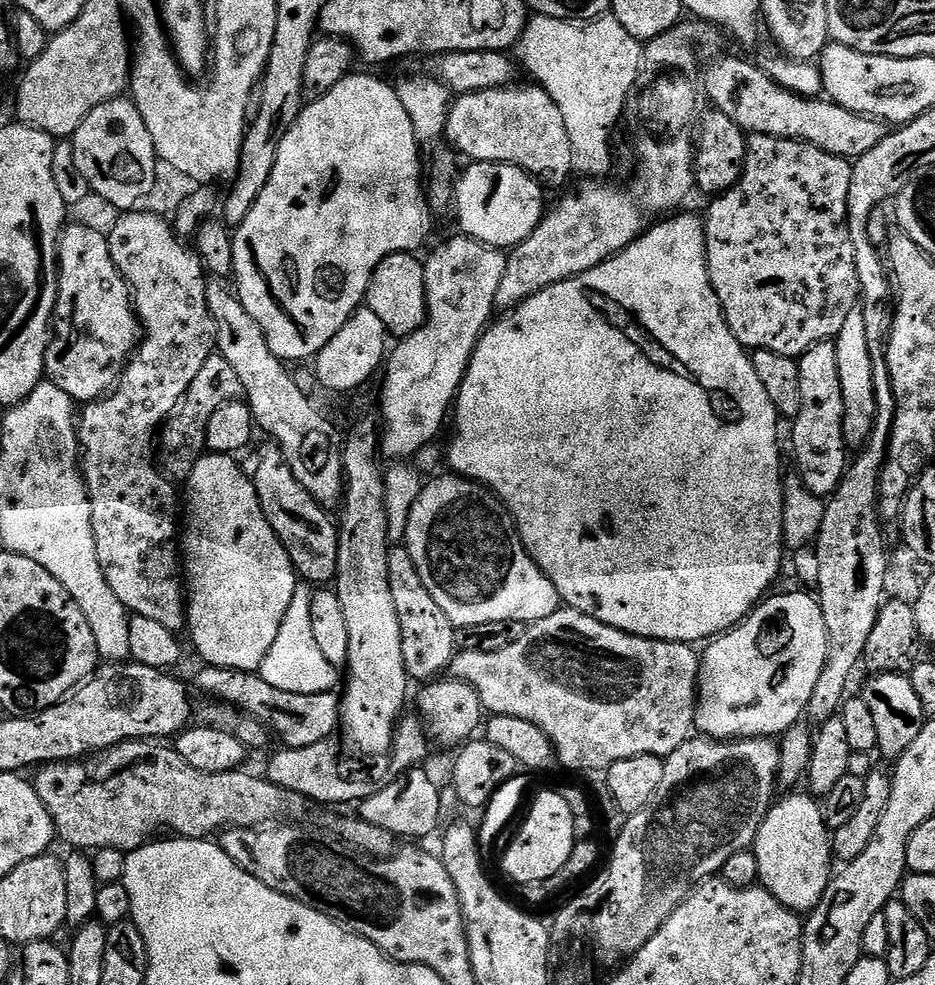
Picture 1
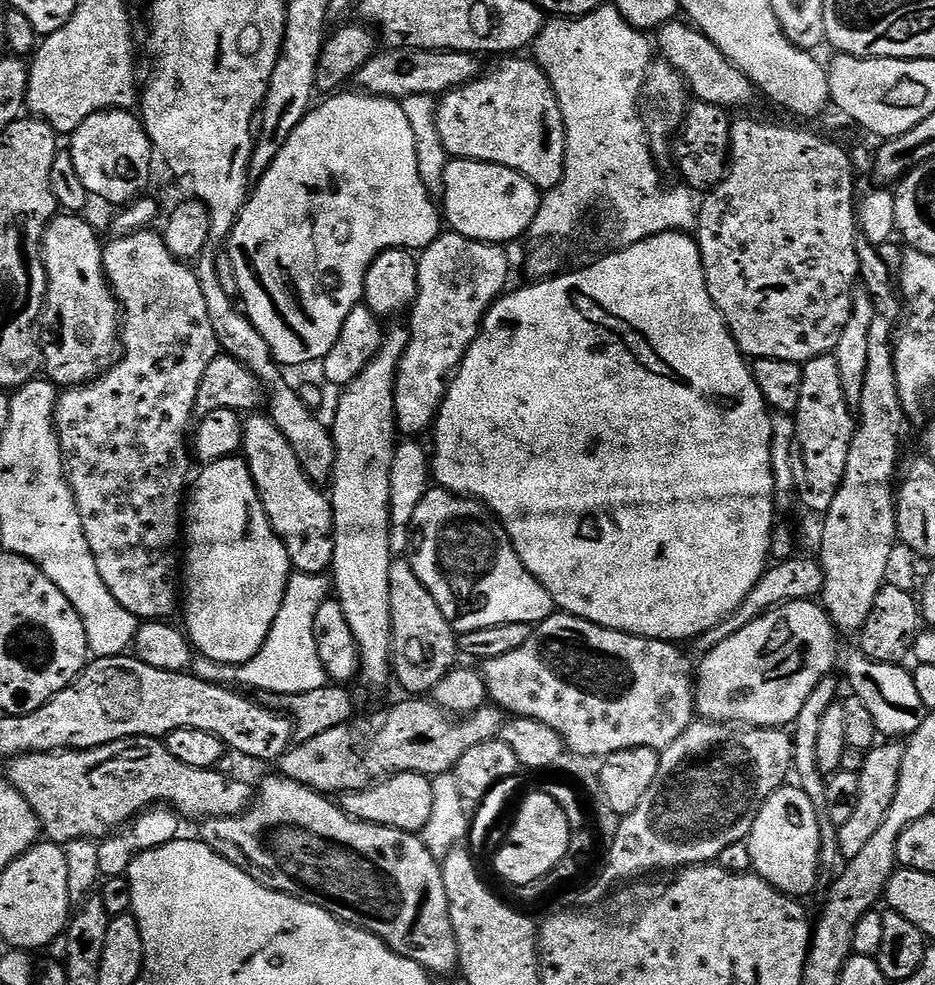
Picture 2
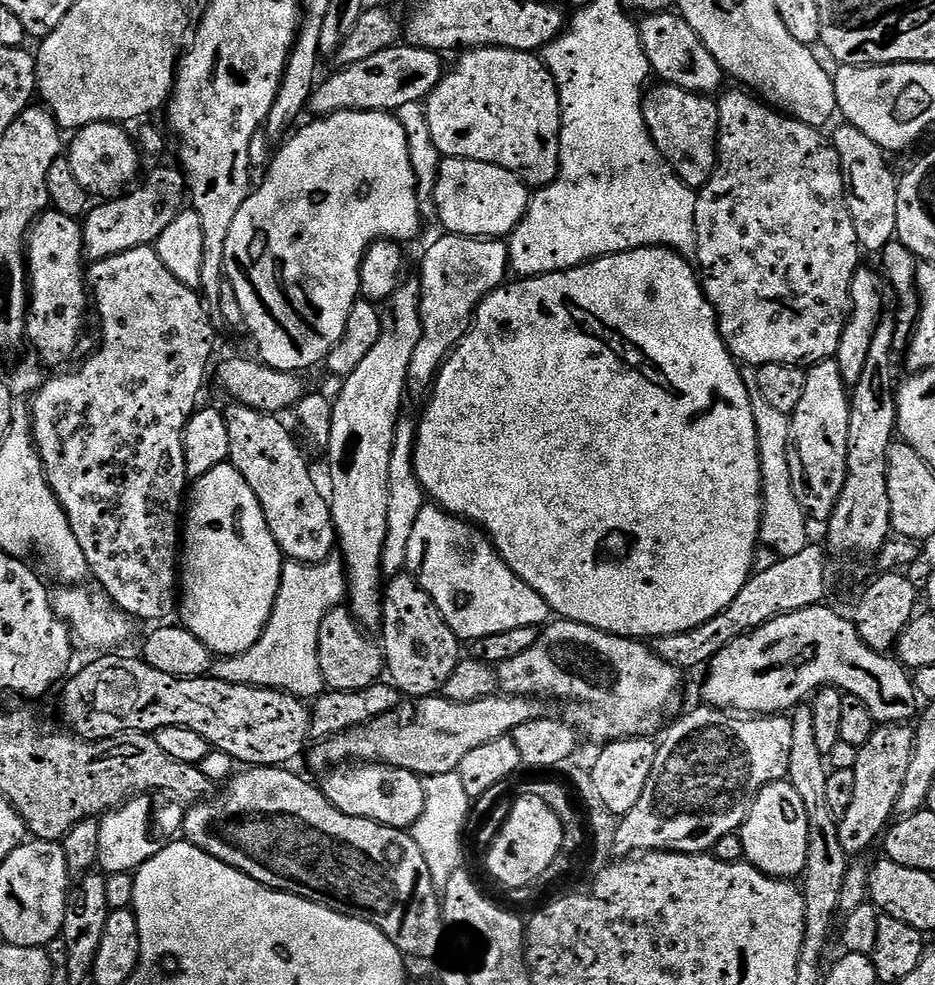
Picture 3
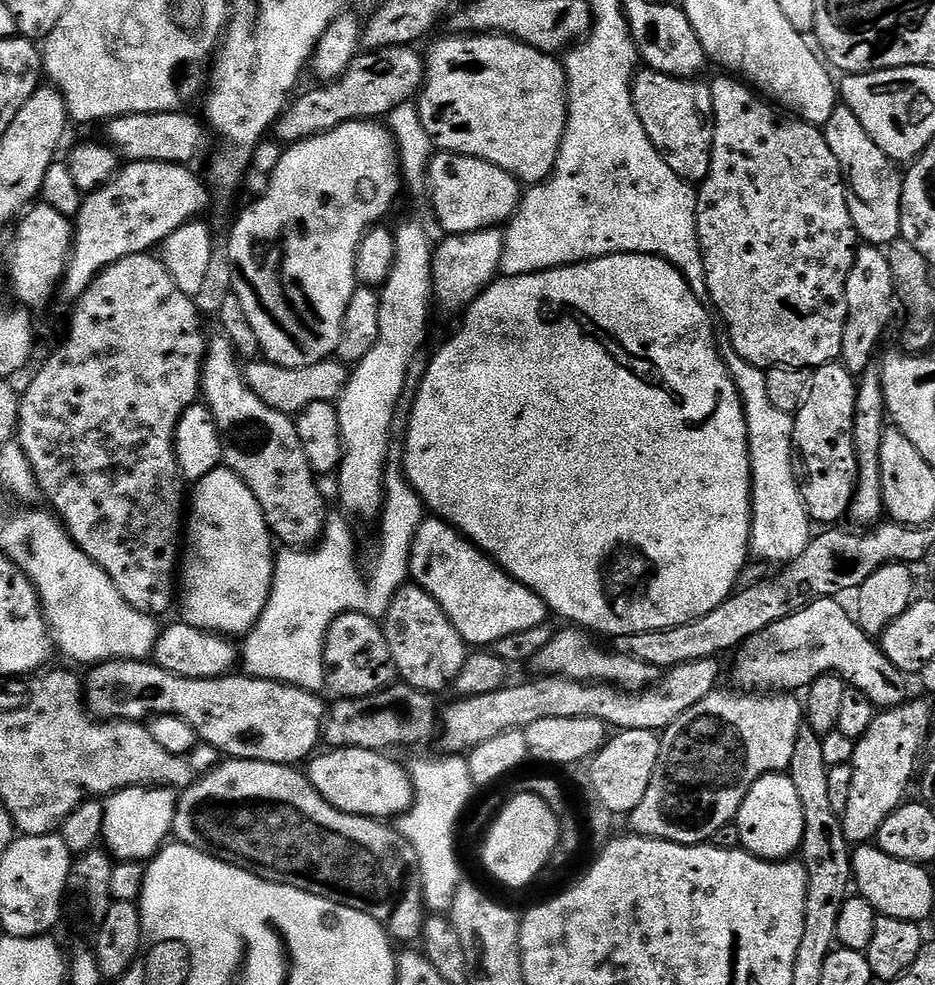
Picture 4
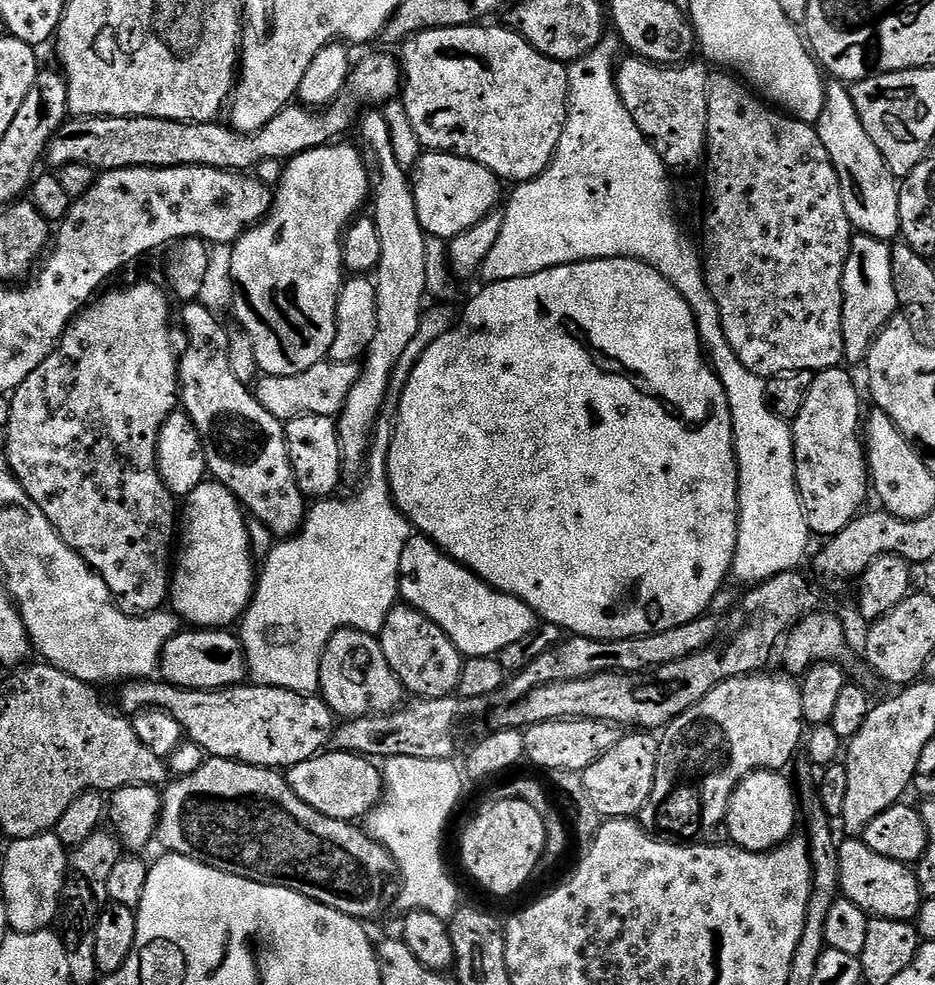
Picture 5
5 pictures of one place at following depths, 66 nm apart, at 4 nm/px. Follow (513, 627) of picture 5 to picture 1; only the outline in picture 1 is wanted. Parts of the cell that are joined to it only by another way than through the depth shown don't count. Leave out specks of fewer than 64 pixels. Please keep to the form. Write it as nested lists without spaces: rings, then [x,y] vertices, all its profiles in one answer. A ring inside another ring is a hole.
[[[459,474],[447,475],[437,475],[432,478],[437,478],[437,480],[432,480],[429,484],[427,481],[421,487],[418,502],[414,502],[414,510],[410,510],[410,522],[406,526],[403,543],[408,544],[408,556],[412,559],[413,566],[416,567],[415,575],[426,586],[426,590],[430,590],[430,598],[434,598],[434,602],[438,602],[442,614],[446,614],[449,625],[453,629],[457,629],[462,626],[478,626],[481,622],[510,622],[513,620],[527,626],[542,618],[550,618],[550,614],[554,614],[562,606],[560,595],[554,582],[550,582],[550,578],[546,578],[546,574],[537,566],[534,558],[530,558],[530,554],[520,537],[520,531],[516,529],[516,521],[508,513],[508,507],[484,485],[478,484],[474,480],[467,480],[465,476]]]

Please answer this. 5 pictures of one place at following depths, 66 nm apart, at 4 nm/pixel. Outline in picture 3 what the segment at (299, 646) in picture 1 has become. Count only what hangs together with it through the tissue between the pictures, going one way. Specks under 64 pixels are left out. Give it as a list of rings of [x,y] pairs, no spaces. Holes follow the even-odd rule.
[[[343,559],[323,560],[320,564],[285,563],[278,598],[262,638],[242,654],[217,659],[210,669],[211,679],[274,688],[301,698],[321,695],[326,685],[318,666],[318,630],[322,630],[322,618],[326,618],[332,608],[341,607],[345,600]]]

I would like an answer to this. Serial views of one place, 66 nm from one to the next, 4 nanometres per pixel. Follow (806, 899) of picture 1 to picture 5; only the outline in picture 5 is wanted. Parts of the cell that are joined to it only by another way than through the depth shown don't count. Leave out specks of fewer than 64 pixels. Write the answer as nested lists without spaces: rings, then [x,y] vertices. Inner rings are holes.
[[[765,770],[751,772],[734,790],[734,794],[728,800],[728,814],[726,823],[730,830],[732,844],[738,848],[745,848],[747,852],[768,852],[771,848],[777,848],[793,839],[796,828],[796,792],[792,789],[790,781],[784,777],[780,770]]]

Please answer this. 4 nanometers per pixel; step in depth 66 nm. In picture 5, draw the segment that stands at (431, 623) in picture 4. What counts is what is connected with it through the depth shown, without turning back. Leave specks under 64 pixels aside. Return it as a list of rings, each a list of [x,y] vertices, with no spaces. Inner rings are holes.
[[[397,603],[388,615],[388,620],[384,624],[383,632],[379,633],[379,638],[384,643],[384,653],[389,664],[400,675],[405,689],[413,695],[428,699],[430,697],[444,697],[453,695],[460,687],[462,670],[464,669],[465,657],[459,648],[428,615],[420,611],[419,608],[407,603]]]

